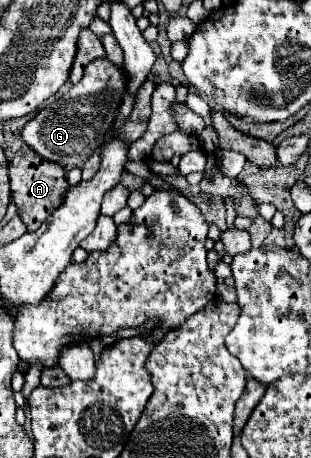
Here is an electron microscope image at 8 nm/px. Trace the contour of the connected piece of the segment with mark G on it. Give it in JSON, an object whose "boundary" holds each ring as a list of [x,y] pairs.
{"boundary":[[[106,58],[92,60],[84,70],[82,80],[64,94],[64,100],[56,100],[52,106],[40,110],[22,128],[22,140],[48,162],[56,162],[66,170],[82,168],[84,162],[104,144],[104,136],[108,134],[120,106],[124,84],[126,76],[122,68],[110,64]]]}

